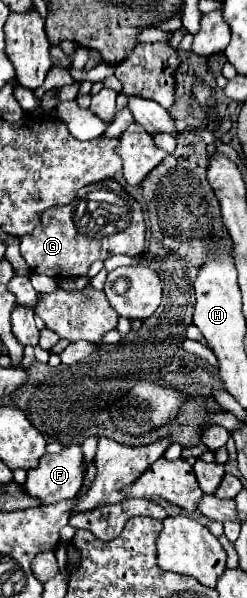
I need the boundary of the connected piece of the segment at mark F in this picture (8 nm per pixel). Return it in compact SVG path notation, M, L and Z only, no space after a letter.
M81 444L65 446L59 454L45 454L41 464L27 472L27 482L23 486L31 496L41 498L43 504L73 498L85 478L83 464Z

